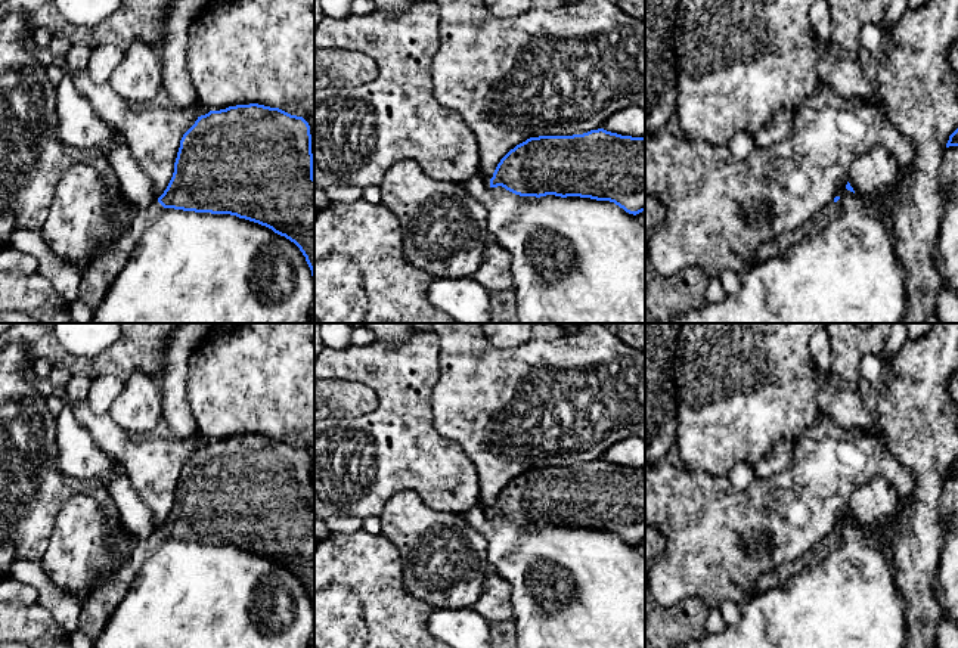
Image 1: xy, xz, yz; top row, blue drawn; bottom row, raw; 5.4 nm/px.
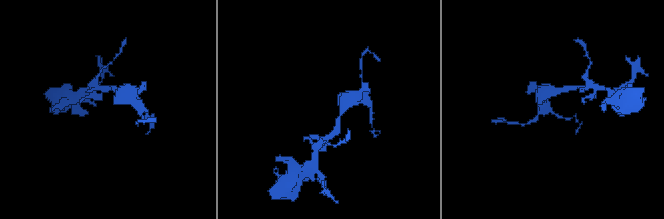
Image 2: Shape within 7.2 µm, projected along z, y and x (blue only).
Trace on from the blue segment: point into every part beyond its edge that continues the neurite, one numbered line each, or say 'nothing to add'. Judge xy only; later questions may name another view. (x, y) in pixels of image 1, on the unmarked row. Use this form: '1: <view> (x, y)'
1: xy (104, 600)

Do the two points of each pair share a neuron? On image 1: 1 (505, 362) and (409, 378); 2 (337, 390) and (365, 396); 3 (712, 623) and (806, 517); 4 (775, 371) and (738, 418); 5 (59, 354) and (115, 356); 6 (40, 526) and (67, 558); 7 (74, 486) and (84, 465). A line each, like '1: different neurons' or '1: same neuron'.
1: different neurons
2: same neuron
3: different neurons
4: same neuron
5: same neuron
6: different neurons
7: different neurons

